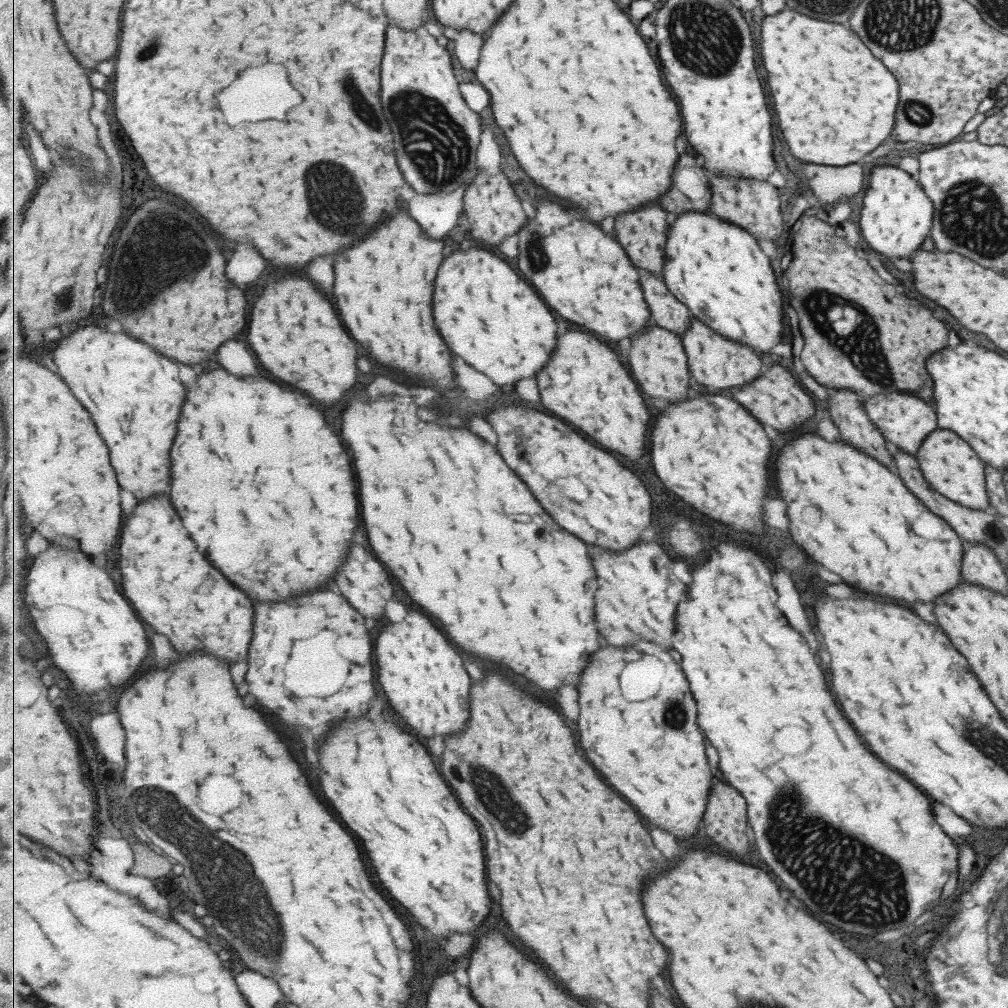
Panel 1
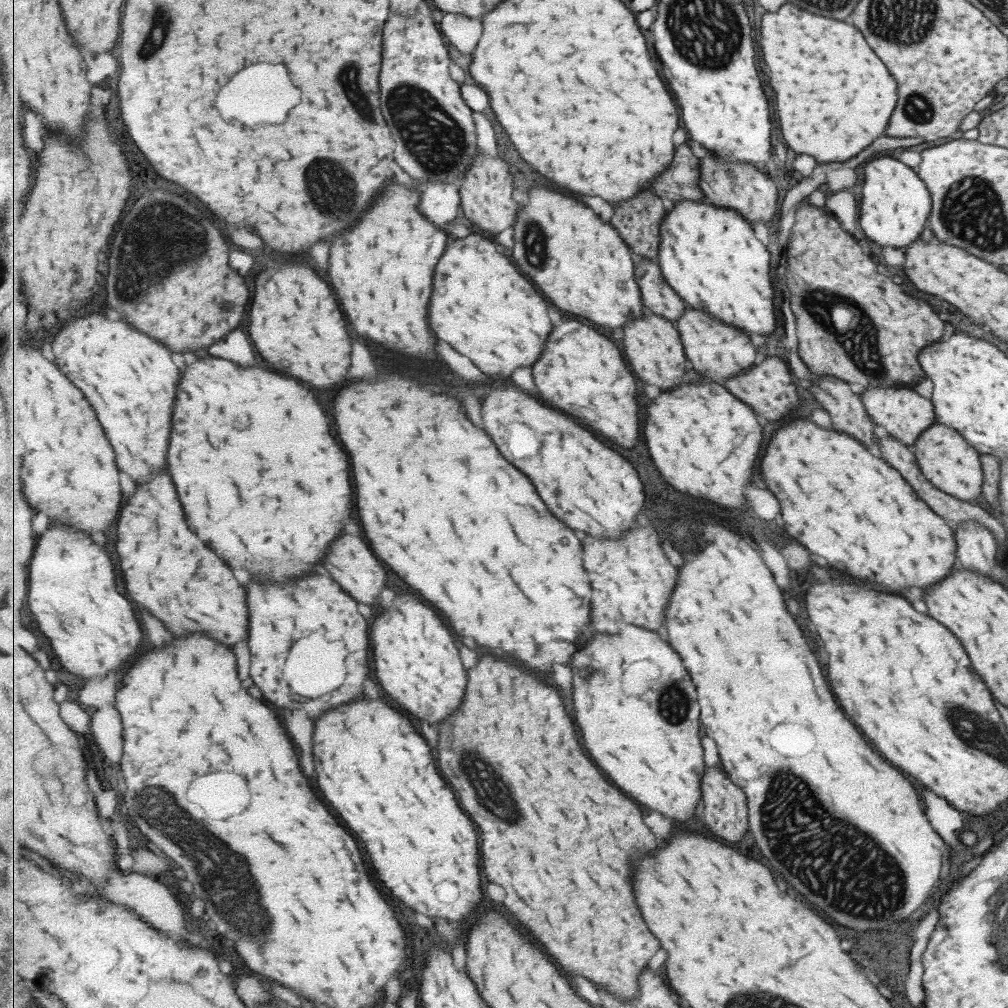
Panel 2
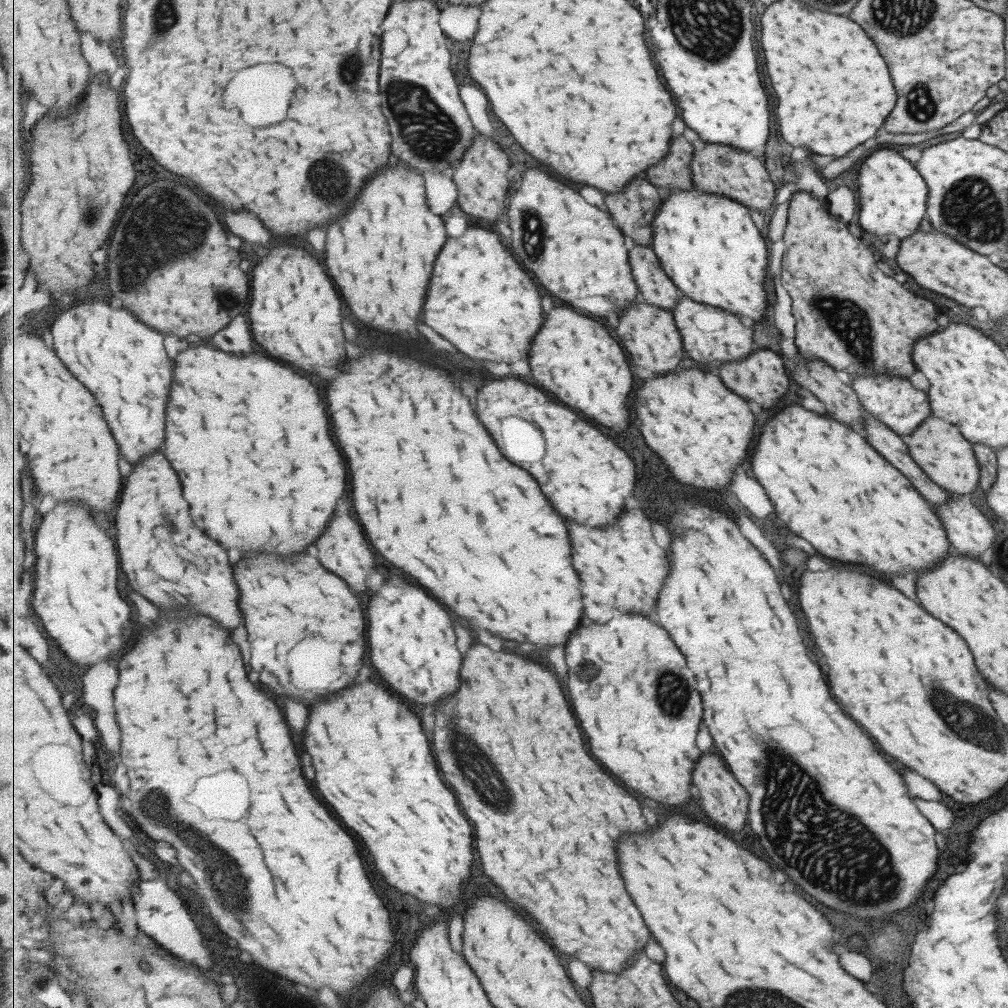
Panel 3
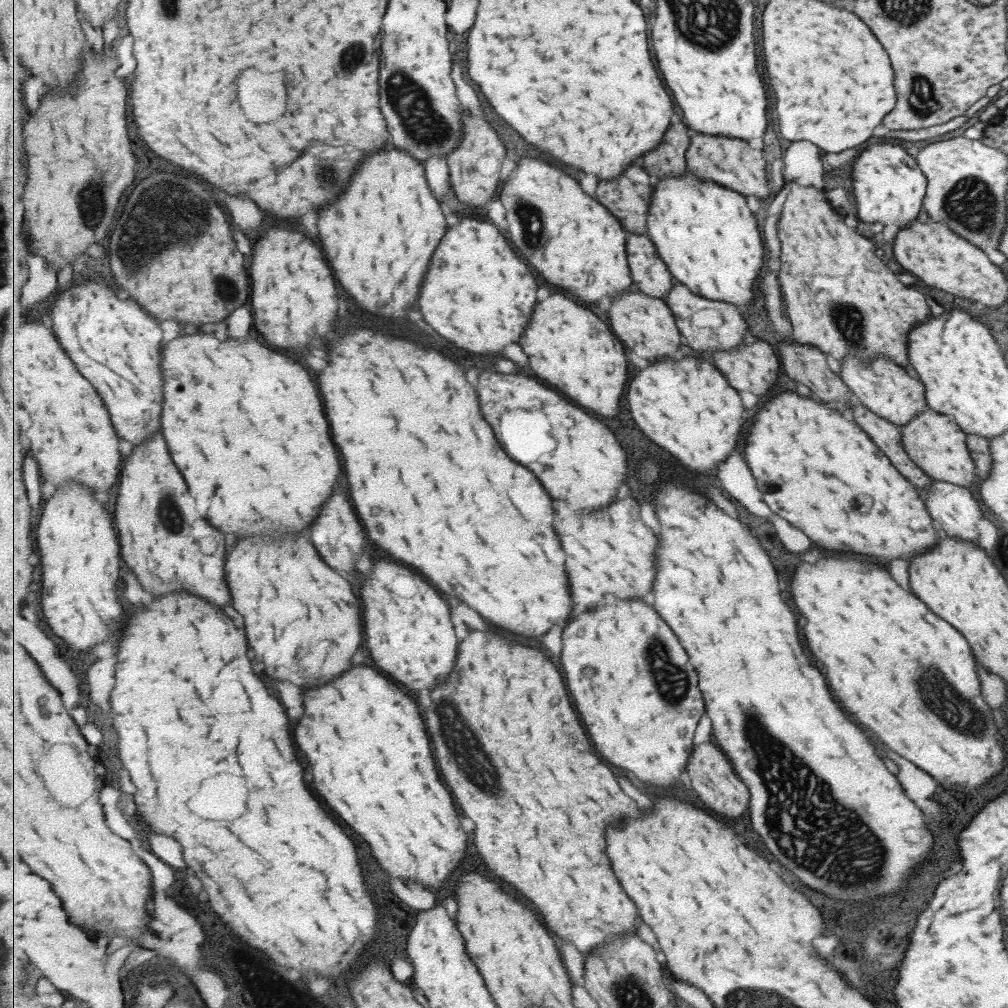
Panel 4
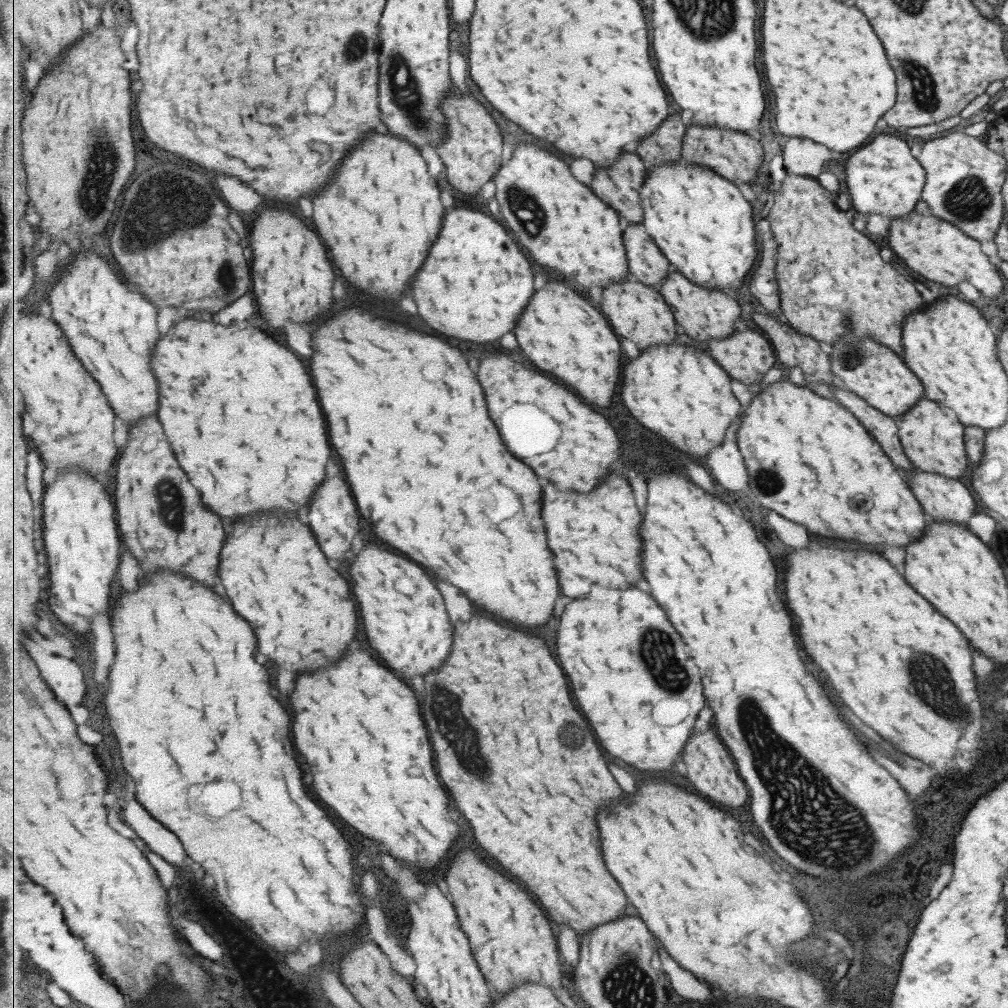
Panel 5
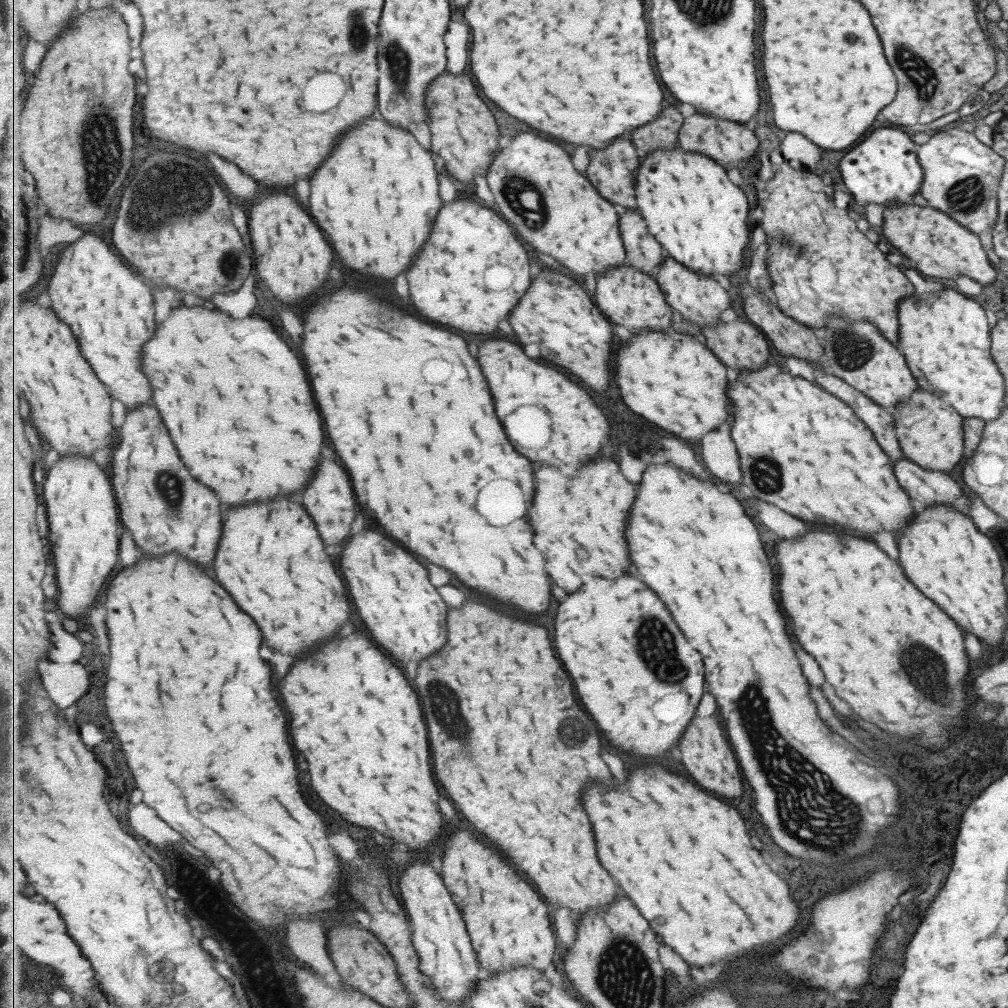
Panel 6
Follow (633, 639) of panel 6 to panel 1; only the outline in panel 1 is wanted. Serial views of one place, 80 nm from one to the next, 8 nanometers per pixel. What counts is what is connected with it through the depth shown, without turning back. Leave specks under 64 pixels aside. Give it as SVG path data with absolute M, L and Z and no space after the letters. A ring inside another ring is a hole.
M641 640L639 646L633 648L603 648L599 652L599 658L591 660L587 672L583 673L583 684L581 684L581 718L579 718L579 731L581 732L581 745L585 752L591 756L591 761L599 768L609 782L631 800L631 804L649 822L655 823L659 828L665 828L667 832L677 836L677 840L689 842L697 836L701 820L704 820L705 810L709 802L709 792L713 786L713 772L705 754L705 736L701 734L697 726L697 702L691 694L689 680L681 666L673 660L671 654L661 650L659 646ZM655 656L659 658L665 668L655 668L655 672L661 676L665 670L663 680L651 680L657 682L657 694L651 698L635 698L635 694L629 694L623 686L623 674L627 670L629 662L643 660L643 658Z

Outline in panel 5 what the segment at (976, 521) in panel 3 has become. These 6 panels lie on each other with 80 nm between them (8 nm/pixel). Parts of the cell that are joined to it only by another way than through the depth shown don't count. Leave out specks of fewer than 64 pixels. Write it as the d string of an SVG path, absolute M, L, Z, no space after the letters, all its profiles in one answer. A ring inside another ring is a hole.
M915 468L903 476L928 519L968 527L967 521L975 512L975 500L961 482Z

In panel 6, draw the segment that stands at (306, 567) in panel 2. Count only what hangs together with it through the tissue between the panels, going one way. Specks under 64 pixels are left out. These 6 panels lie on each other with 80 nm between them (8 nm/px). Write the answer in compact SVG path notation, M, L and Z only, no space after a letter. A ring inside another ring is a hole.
M203 306L195 308L177 308L171 312L171 318L159 328L155 338L147 344L145 348L145 366L143 370L147 372L153 388L155 388L155 404L159 412L163 412L163 420L167 420L167 428L170 429L170 435L175 436L175 444L179 444L179 454L183 456L183 462L203 484L209 488L215 488L215 494L219 496L223 506L243 506L267 498L277 498L277 496L291 496L301 490L315 478L315 472L319 468L319 460L323 454L323 444L325 444L325 430L323 430L323 418L319 414L319 408L313 398L313 390L305 372L305 366L297 352L275 332L273 324L265 318L259 316L249 316L245 320L237 320L231 316L225 316L219 310L205 310Z

